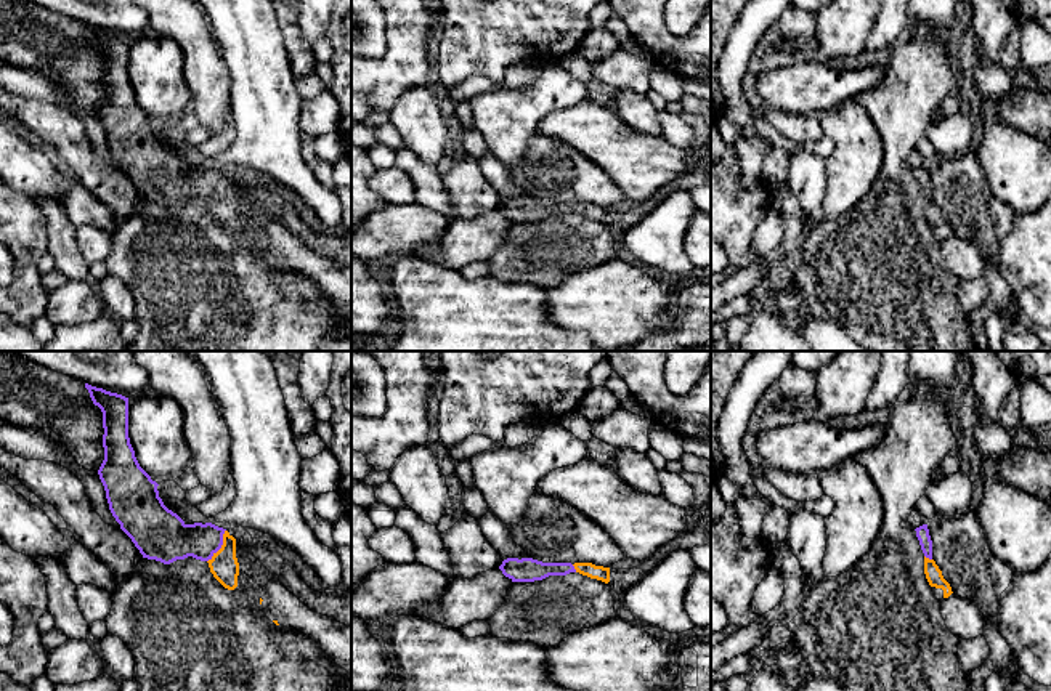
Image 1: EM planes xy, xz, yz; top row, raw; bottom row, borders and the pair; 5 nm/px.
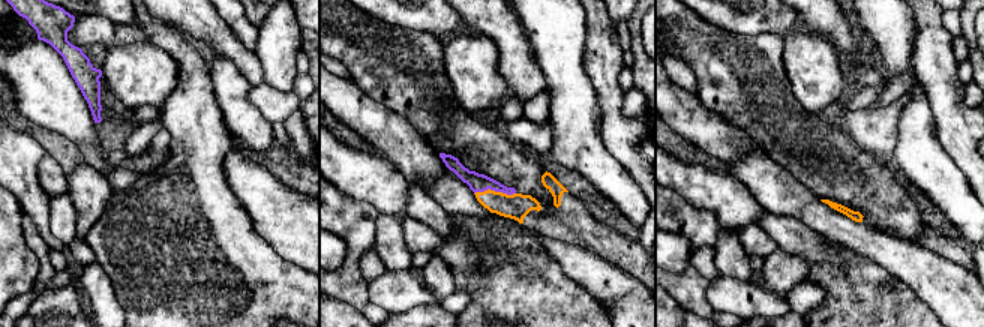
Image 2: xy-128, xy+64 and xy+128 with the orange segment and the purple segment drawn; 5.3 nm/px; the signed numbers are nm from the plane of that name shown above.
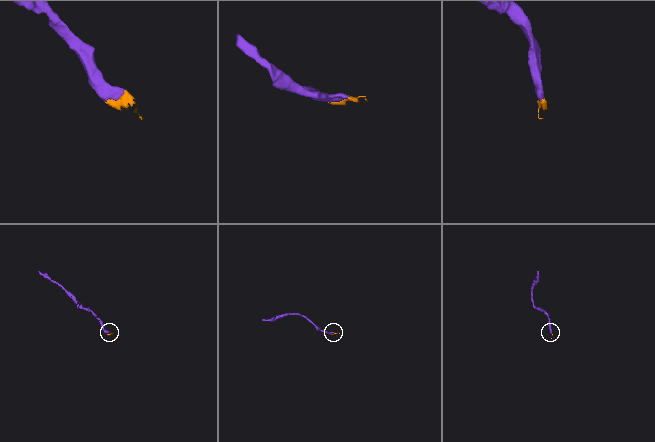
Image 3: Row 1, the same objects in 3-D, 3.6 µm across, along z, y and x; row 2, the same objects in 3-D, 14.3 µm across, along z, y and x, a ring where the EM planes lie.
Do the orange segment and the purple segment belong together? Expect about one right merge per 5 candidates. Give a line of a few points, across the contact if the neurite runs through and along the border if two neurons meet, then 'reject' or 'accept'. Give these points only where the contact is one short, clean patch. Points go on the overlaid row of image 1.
xy (223, 565), (222, 545), (201, 541), (172, 541) | accept

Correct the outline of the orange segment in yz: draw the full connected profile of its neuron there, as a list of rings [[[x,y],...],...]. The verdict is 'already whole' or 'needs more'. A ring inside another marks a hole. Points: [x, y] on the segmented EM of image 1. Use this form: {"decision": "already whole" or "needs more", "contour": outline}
{"decision": "needs more", "contour": [[[923,524],[923,526],[916,527],[915,531],[916,531],[916,537],[919,540],[921,550],[924,553],[926,579],[927,579],[929,585],[932,587],[935,598],[942,603],[945,598],[948,598],[953,593],[952,587],[943,579],[942,571],[932,560],[932,540],[929,535],[927,524]]]}

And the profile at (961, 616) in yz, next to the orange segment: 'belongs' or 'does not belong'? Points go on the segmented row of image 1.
does not belong

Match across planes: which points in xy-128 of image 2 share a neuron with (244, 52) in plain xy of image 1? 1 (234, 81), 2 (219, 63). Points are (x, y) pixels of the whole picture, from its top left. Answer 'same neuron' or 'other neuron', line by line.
1: same neuron
2: same neuron

